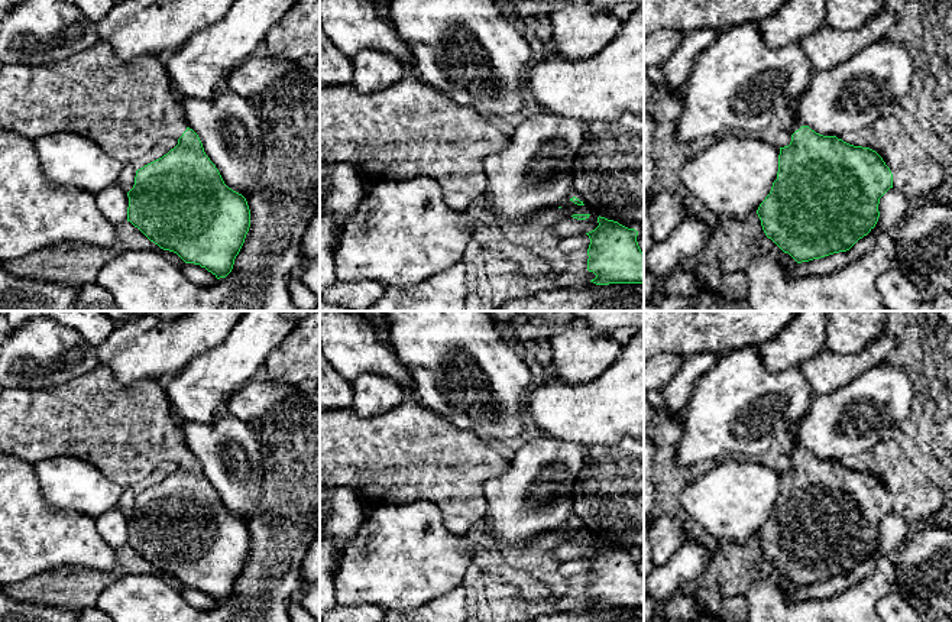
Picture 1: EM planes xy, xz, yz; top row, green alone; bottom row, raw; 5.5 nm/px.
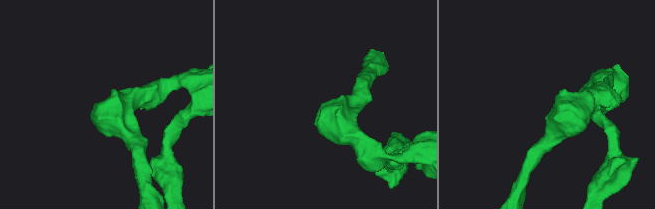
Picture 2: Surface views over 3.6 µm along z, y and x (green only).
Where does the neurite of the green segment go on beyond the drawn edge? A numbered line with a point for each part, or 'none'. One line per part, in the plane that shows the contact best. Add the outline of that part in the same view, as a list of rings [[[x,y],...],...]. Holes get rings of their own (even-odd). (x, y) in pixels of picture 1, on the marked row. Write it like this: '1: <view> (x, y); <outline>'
none

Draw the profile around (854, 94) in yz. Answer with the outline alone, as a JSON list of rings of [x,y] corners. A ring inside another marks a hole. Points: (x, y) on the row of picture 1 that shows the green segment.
[[[884,36],[835,68],[815,71],[809,88],[791,106],[793,122],[799,120],[802,126],[809,126],[812,130],[823,136],[842,136],[870,127],[887,113],[893,103],[919,91],[919,87],[914,84],[914,75],[916,71],[911,55],[906,46]]]

